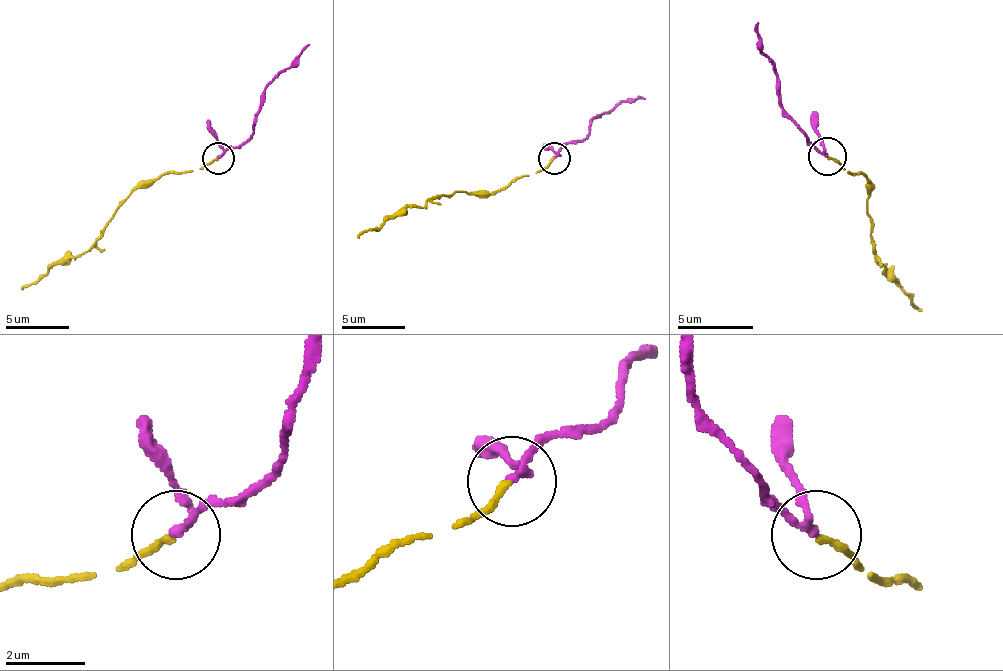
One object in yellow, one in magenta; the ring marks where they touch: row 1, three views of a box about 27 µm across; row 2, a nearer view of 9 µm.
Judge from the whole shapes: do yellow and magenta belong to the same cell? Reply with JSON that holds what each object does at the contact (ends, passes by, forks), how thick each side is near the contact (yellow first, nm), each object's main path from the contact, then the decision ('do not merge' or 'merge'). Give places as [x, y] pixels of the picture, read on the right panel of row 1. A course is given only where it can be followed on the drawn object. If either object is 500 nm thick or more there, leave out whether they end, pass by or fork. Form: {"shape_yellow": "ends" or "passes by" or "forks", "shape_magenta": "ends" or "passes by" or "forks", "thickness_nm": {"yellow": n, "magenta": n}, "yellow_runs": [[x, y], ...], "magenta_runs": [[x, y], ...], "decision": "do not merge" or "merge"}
{"shape_yellow": "ends", "shape_magenta": "passes by", "thickness_nm": {"yellow": 160, "magenta": 170}, "yellow_runs": [[828, 155], [843, 170], [862, 174], [866, 182], [873, 257], [922, 310]], "magenta_runs": [[828, 155], [798, 125], [779, 99], [779, 84], [760, 50], [757, 23]], "decision": "merge"}

